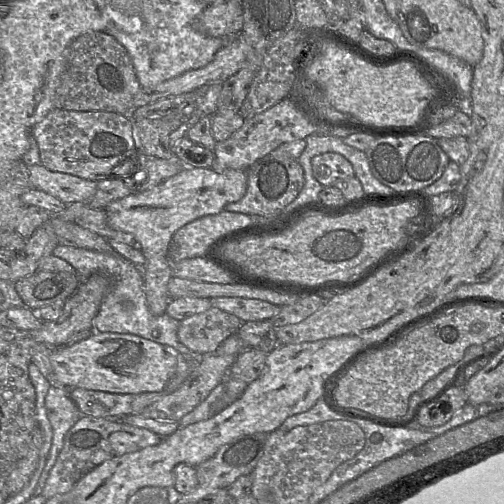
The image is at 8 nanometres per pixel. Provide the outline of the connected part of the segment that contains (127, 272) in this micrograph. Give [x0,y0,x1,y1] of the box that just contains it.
[52,245,198,358]

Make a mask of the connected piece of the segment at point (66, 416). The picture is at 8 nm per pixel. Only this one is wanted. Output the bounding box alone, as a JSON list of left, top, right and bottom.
[33,385,82,496]

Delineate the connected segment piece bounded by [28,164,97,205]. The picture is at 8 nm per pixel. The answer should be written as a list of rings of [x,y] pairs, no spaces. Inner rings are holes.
[[[42,164],[28,166],[28,170],[33,189],[46,192],[66,205],[87,201],[96,192],[96,181],[51,171]]]

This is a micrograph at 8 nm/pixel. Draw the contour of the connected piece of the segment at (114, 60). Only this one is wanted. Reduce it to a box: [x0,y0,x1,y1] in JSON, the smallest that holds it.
[54,31,141,115]

